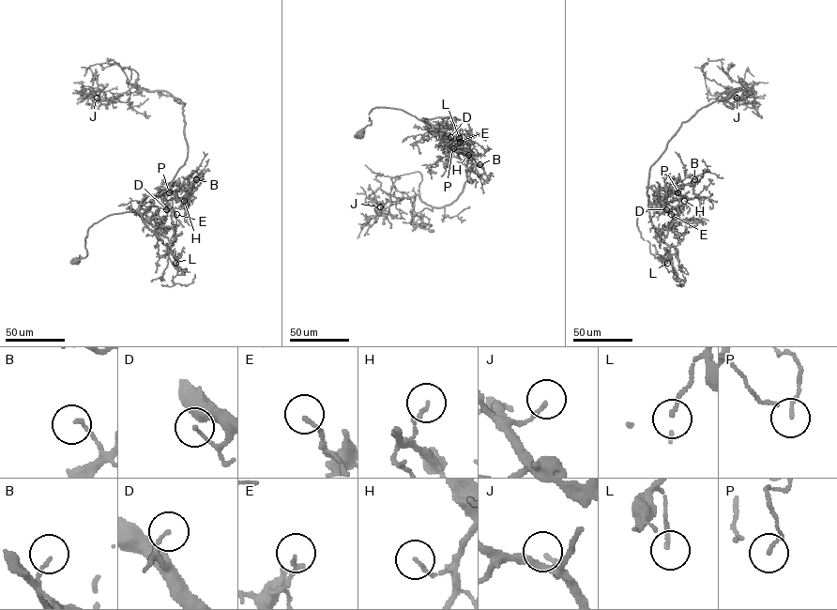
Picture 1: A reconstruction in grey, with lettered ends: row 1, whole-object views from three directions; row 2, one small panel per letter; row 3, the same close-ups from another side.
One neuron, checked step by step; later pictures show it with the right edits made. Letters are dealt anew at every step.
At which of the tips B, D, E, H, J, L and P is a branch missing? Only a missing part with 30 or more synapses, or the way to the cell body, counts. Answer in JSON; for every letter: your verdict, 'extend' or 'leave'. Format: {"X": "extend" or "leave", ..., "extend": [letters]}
{"B": "leave", "D": "extend", "E": "extend", "H": "leave", "J": "leave", "L": "leave", "P": "leave", "extend": ["D", "E"]}

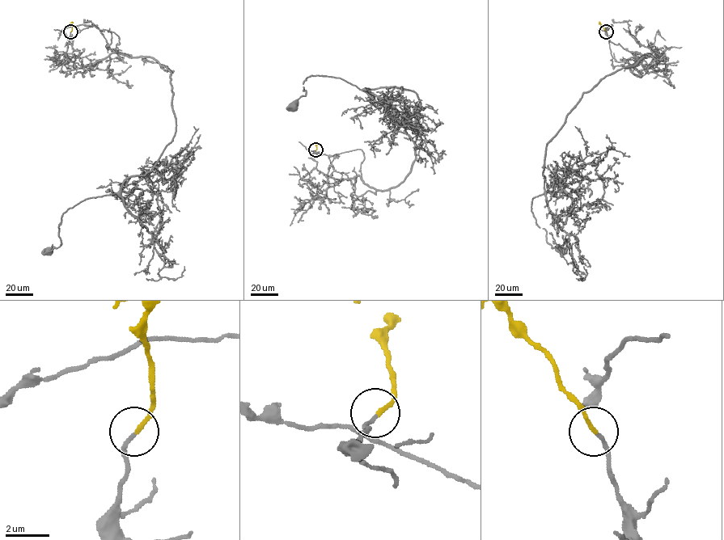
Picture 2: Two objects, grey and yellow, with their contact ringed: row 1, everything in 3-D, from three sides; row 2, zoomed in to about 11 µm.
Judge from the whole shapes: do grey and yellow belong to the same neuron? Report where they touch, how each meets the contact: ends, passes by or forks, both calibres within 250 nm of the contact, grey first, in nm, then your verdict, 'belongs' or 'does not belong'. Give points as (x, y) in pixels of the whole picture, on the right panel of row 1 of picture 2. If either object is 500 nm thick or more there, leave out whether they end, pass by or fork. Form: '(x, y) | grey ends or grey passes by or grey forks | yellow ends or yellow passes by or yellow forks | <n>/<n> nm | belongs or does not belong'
(606, 31) | grey ends | yellow ends | 160/180 nm | belongs

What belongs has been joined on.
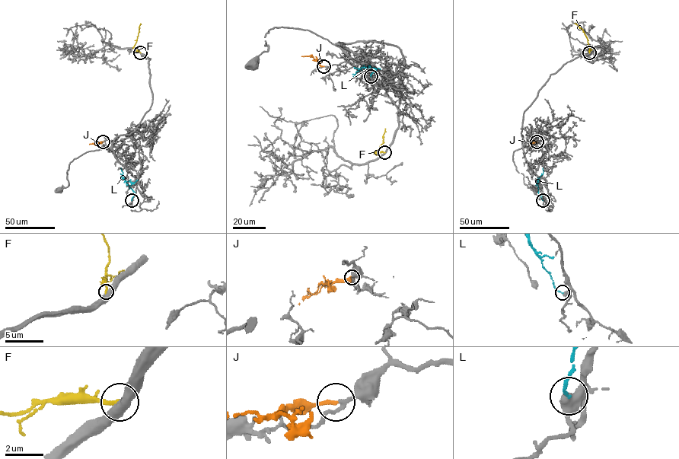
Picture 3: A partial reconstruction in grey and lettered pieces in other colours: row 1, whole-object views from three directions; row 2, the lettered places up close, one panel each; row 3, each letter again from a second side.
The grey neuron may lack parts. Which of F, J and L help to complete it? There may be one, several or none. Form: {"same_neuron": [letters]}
{"same_neuron": ["J"]}

